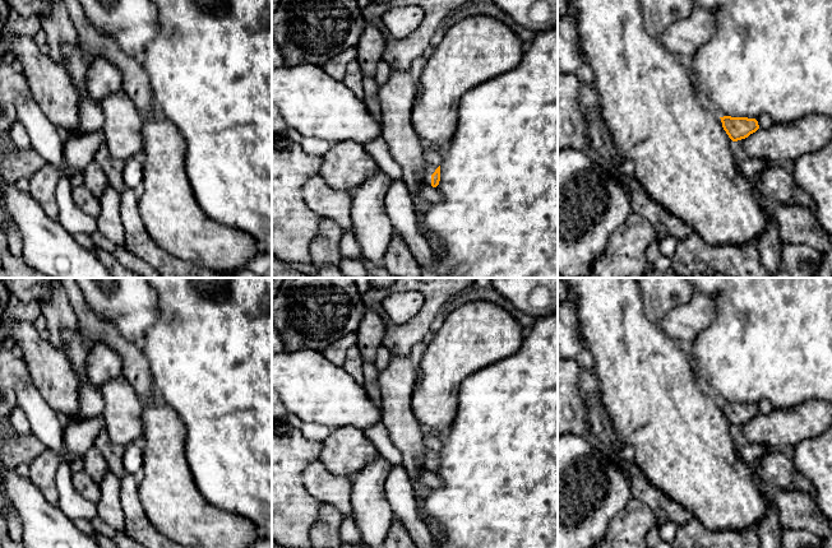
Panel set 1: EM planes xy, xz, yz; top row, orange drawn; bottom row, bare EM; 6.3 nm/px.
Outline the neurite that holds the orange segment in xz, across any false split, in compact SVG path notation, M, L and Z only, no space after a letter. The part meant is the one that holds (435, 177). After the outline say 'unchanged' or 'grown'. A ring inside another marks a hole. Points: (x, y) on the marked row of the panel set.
M429 148L425 152L425 185L436 187L440 181L440 164L444 159L445 150L440 150L436 148Z; grown

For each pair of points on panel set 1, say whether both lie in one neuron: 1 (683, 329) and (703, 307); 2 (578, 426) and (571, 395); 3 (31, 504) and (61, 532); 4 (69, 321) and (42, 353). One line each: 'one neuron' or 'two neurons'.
1: one neuron
2: one neuron
3: one neuron
4: two neurons

